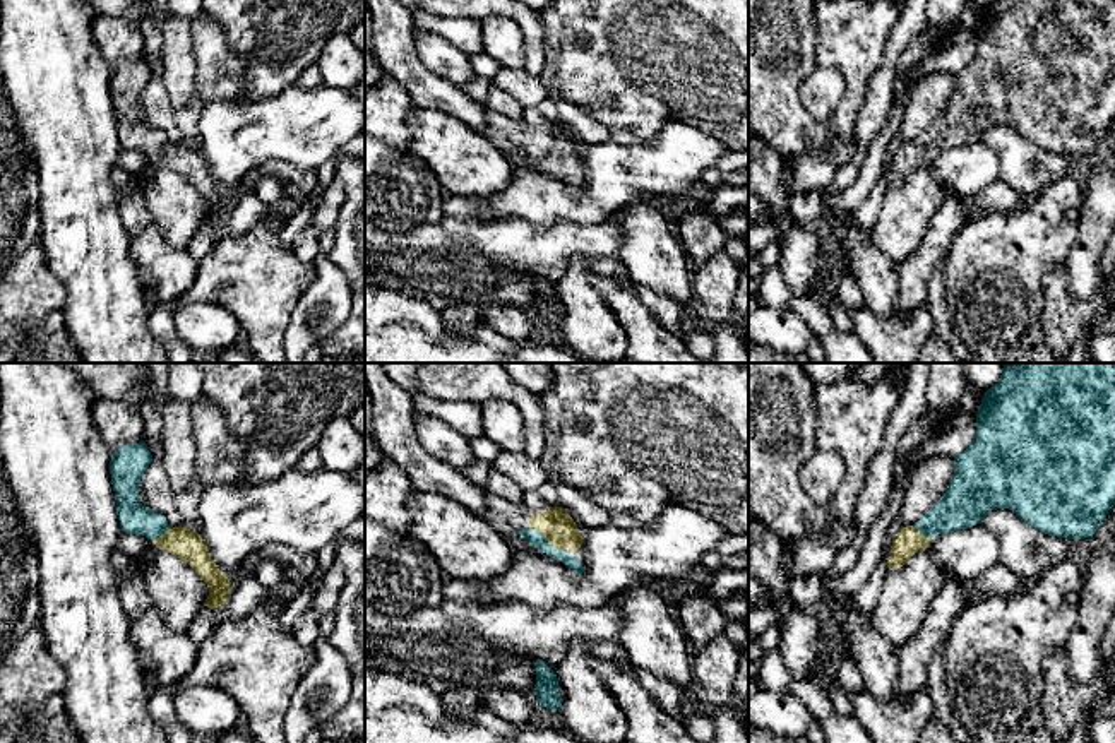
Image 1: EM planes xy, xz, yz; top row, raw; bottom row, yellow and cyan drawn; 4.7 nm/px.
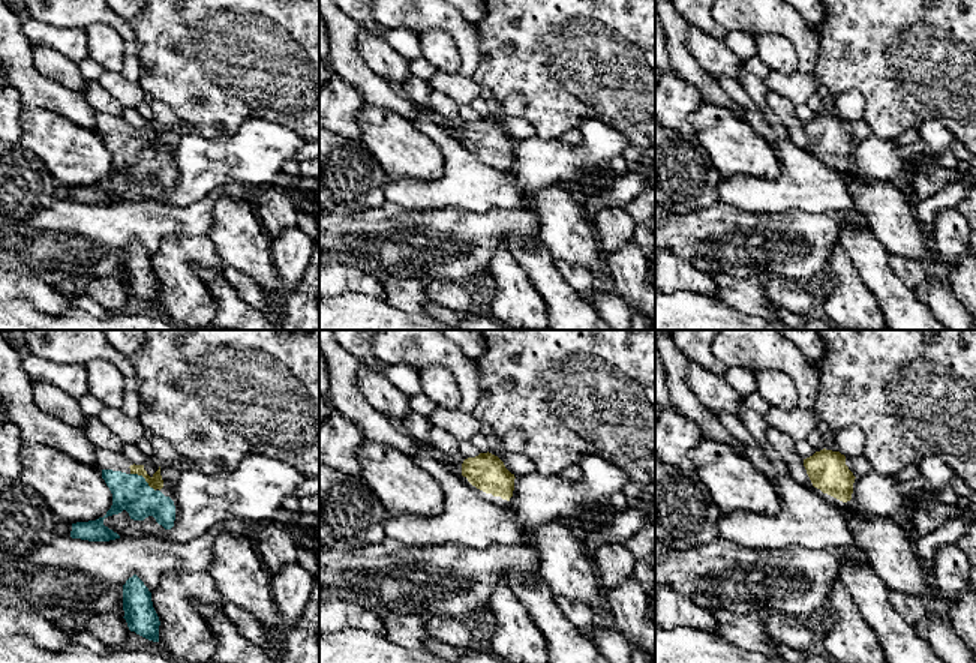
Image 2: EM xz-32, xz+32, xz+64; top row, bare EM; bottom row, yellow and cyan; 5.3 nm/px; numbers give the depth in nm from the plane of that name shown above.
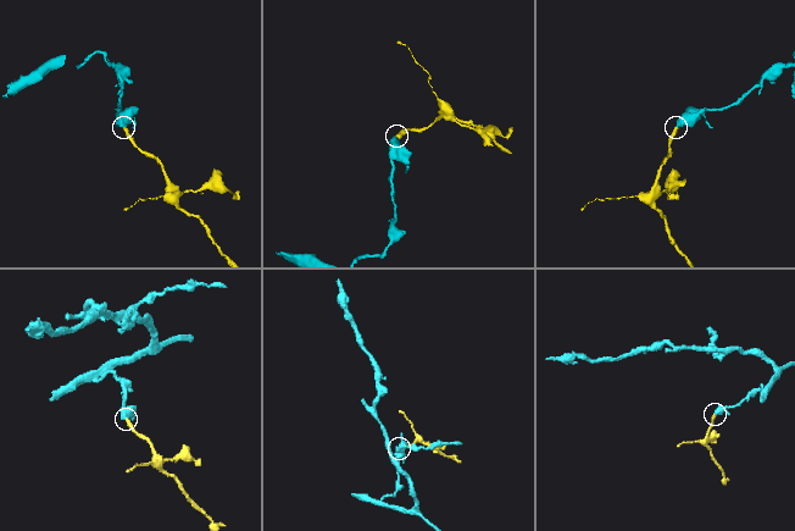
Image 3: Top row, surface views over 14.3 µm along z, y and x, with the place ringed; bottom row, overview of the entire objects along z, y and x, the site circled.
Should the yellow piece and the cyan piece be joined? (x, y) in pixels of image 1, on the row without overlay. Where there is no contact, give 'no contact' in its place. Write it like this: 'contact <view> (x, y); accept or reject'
contact xz (545, 153); accept

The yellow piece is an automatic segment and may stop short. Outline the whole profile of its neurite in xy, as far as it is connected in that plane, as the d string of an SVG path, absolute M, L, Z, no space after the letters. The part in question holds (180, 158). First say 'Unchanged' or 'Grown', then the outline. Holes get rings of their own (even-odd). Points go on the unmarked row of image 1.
Grown. M144 56L123 62L111 70L110 91L120 144L127 151L151 154L158 164L188 180L209 204L204 223L221 224L231 199L211 175L200 151L187 144L171 144L161 130L139 118L139 101L151 79L152 72Z

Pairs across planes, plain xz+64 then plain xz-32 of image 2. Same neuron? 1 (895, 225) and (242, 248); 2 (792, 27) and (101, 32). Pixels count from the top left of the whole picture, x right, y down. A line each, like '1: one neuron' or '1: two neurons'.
1: one neuron
2: two neurons

